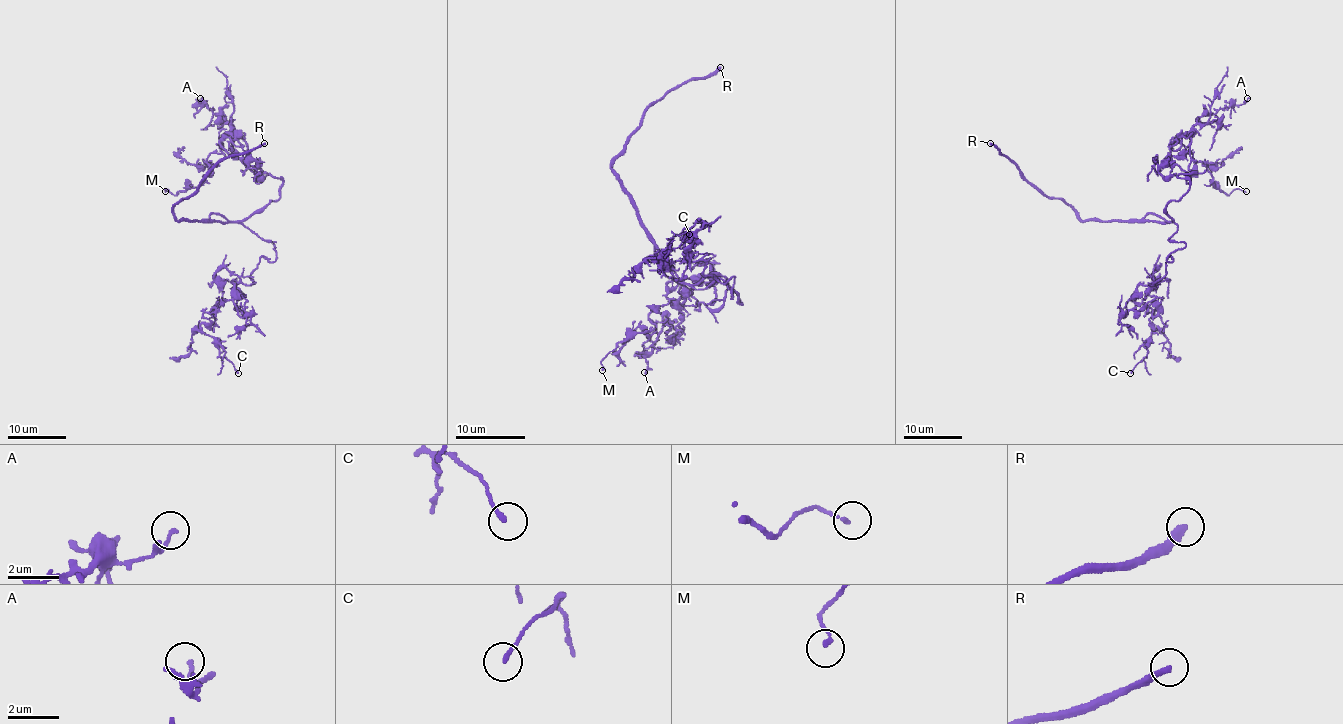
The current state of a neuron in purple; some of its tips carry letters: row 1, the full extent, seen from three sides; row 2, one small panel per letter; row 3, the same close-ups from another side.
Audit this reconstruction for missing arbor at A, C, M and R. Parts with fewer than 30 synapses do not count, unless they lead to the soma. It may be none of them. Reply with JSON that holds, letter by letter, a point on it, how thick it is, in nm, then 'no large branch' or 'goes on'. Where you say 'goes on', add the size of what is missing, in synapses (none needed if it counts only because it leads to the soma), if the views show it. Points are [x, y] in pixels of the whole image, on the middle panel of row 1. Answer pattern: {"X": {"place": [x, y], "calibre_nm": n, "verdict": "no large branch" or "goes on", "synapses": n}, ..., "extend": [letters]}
{"A": {"place": [644, 372], "calibre_nm": 140, "verdict": "no large branch"}, "C": {"place": [689, 234], "calibre_nm": 160, "verdict": "no large branch"}, "M": {"place": [602, 370], "calibre_nm": 140, "verdict": "no large branch"}, "R": {"place": [720, 67], "calibre_nm": 280, "verdict": "goes on"}, "extend": ["R"]}

